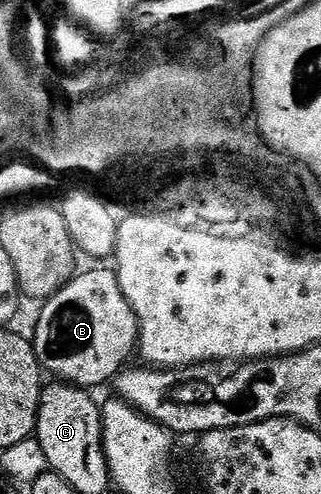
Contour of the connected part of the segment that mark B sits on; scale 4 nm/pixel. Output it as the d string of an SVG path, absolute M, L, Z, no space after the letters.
M111 268L77 272L72 280L65 283L53 297L47 298L41 305L44 306L41 307L40 318L36 321L36 337L31 338L31 343L36 348L41 370L45 374L53 373L56 376L53 378L61 382L89 391L95 390L95 385L104 385L108 380L109 384L129 364L128 356L137 352L140 328Z

